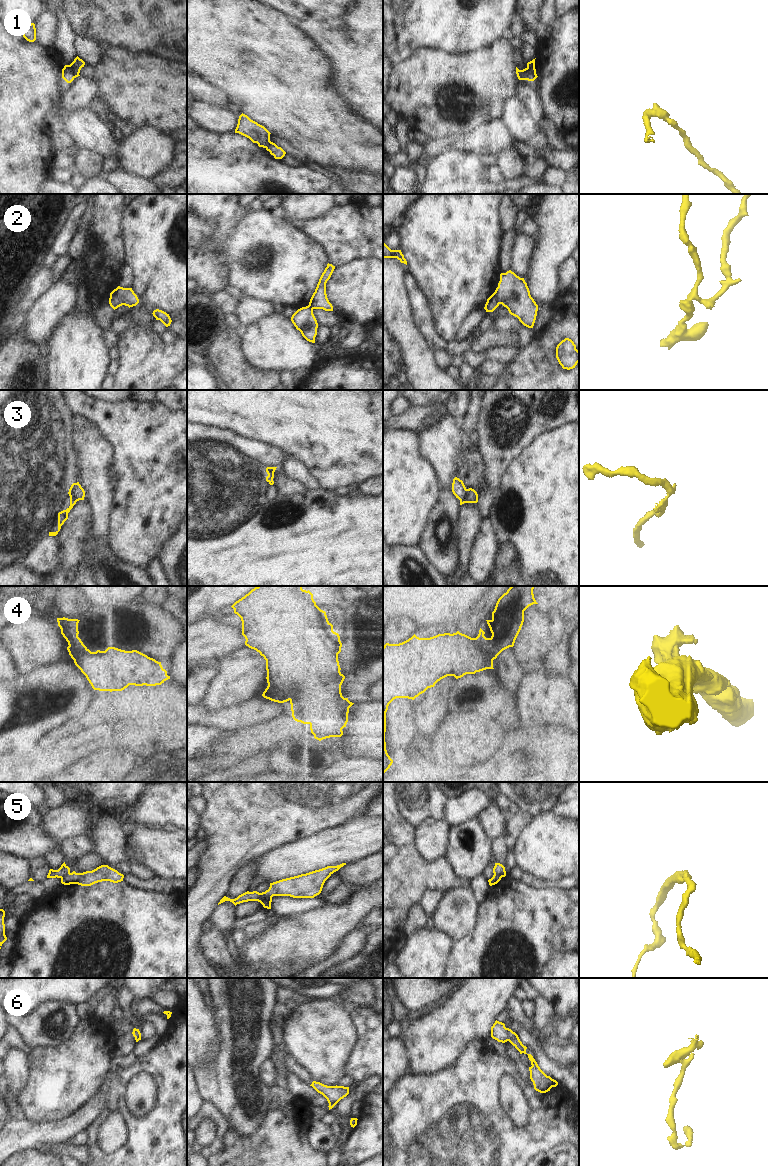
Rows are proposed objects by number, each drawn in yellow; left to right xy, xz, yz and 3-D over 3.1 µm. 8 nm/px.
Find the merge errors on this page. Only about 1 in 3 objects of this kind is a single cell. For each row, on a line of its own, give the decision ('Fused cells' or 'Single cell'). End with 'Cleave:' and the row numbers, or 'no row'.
1: Fused cells
2: Fused cells
3: Fused cells
4: Fused cells
5: Fused cells
6: Single cell
Cleave: 1, 2, 3, 4, 5

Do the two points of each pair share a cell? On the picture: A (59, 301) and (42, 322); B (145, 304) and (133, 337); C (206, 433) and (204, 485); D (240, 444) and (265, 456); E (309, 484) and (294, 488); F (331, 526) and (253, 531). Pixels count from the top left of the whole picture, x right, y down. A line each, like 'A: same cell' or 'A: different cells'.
A: same cell
B: different cells
C: different cells
D: same cell
E: different cells
F: same cell

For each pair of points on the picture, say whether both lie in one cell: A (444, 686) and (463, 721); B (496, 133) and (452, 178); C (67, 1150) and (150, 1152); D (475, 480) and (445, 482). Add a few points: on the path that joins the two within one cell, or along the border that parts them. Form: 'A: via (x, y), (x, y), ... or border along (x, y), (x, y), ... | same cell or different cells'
A: border along (449, 711), (436, 731) | different cells
B: border along (451, 150), (462, 150), (477, 155) | different cells
C: border along (84, 1145), (90, 1155) | different cells
D: border along (464, 454), (458, 477) | different cells

